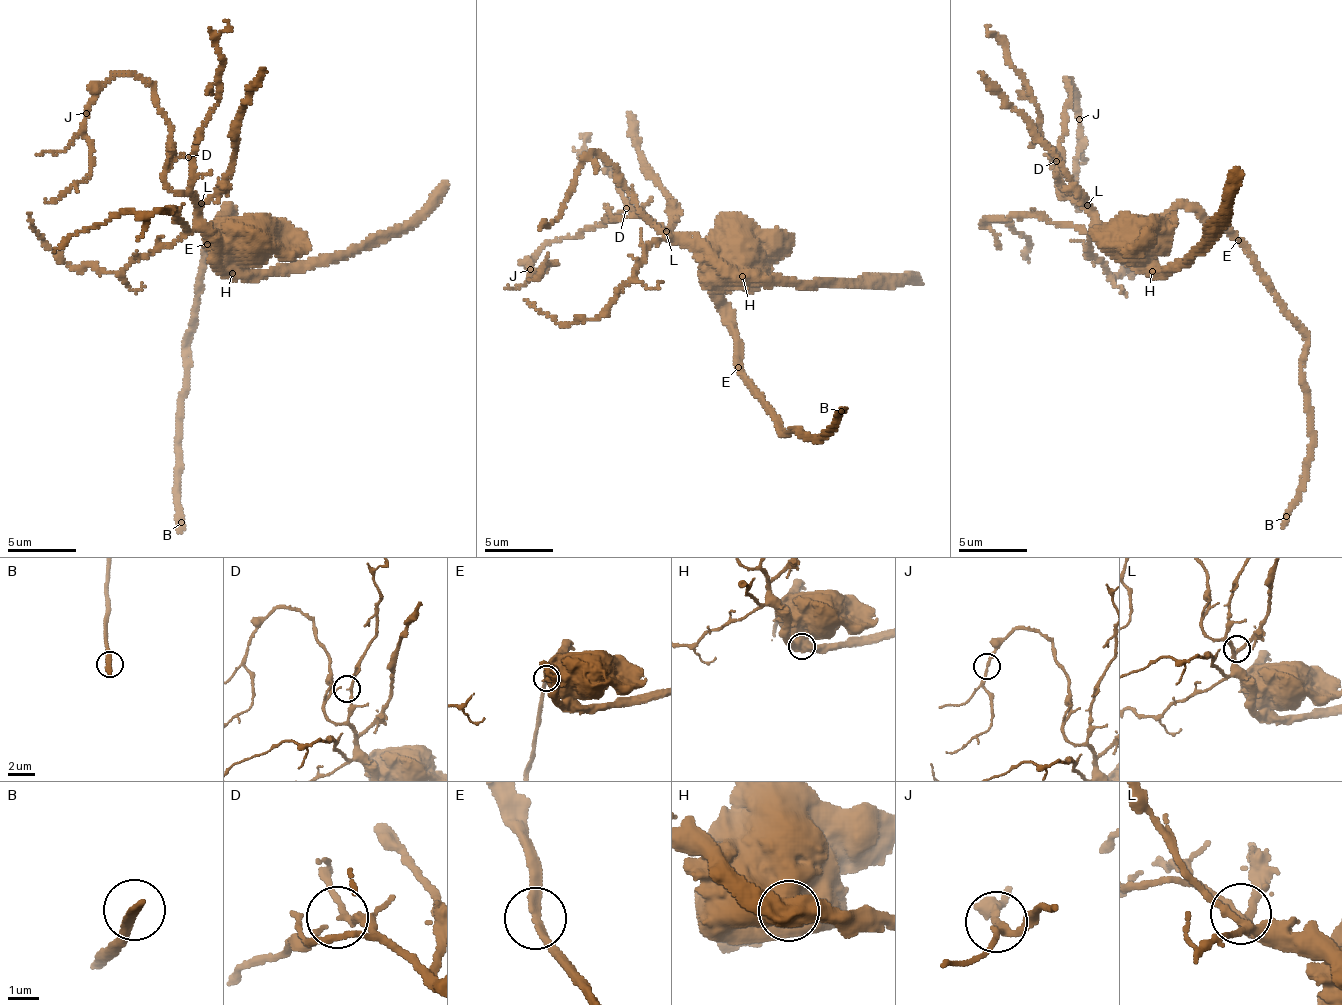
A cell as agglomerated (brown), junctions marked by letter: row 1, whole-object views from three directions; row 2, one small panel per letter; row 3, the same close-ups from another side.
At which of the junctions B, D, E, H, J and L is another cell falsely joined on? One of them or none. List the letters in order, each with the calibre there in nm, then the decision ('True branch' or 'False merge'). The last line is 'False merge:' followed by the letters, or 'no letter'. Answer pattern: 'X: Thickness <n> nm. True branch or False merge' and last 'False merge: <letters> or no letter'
B: Thickness 380 nm. True branch
D: Thickness 160 nm. True branch
E: Thickness 260 nm. True branch
H: Thickness 800 nm. False merge
J: Thickness 200 nm. True branch
L: Thickness 240 nm. True branch
False merge: H

